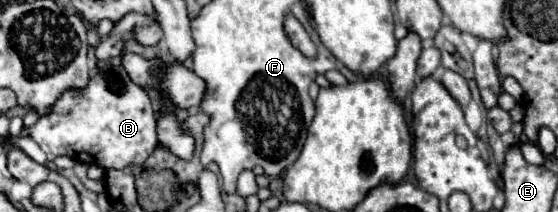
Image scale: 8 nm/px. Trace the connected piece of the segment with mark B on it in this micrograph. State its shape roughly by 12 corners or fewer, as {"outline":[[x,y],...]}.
{"outline":[[122,67],[66,91],[30,135],[102,169],[158,145],[152,101]]}

